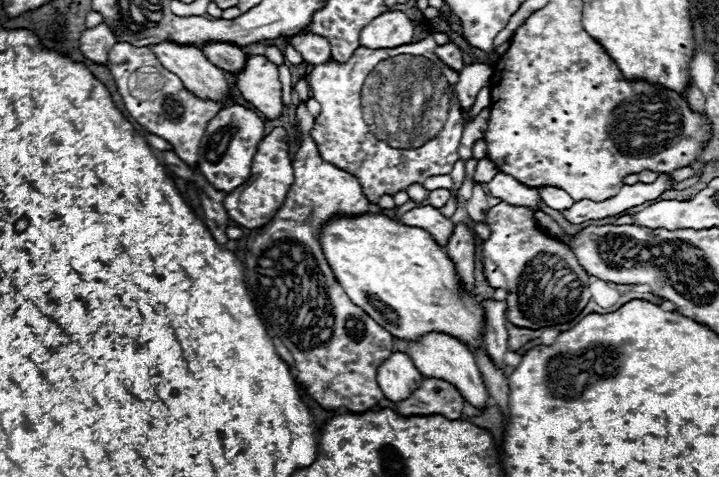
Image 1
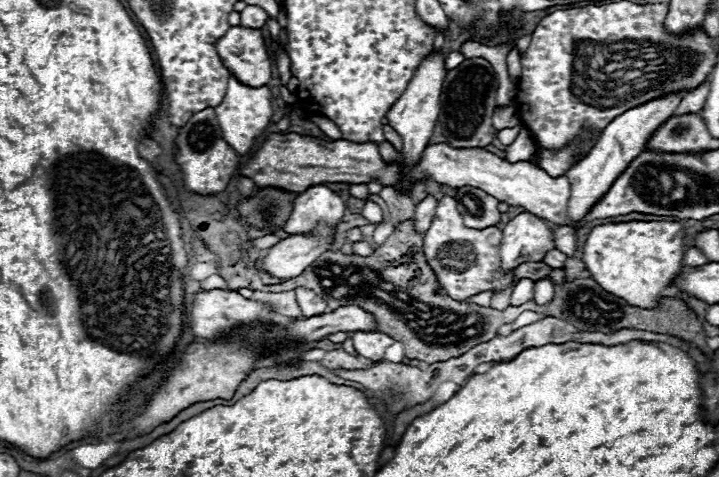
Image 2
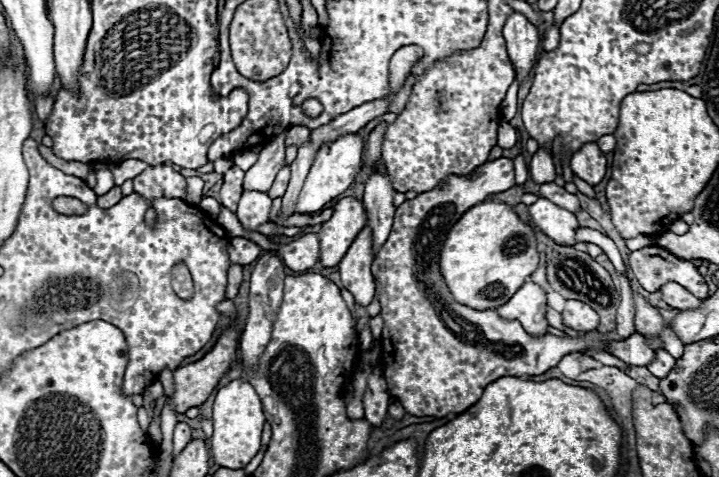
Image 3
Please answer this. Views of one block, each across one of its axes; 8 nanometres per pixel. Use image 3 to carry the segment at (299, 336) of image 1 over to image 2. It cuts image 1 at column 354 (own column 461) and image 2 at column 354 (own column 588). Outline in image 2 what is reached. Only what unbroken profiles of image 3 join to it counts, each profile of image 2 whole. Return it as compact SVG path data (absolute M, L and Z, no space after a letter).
M370 330L370 332L354 332L352 334L352 340L354 340L354 348L358 352L358 356L364 356L368 360L382 360L384 358L384 352L388 346L394 344L394 338L384 334L384 332L378 332L378 330Z

